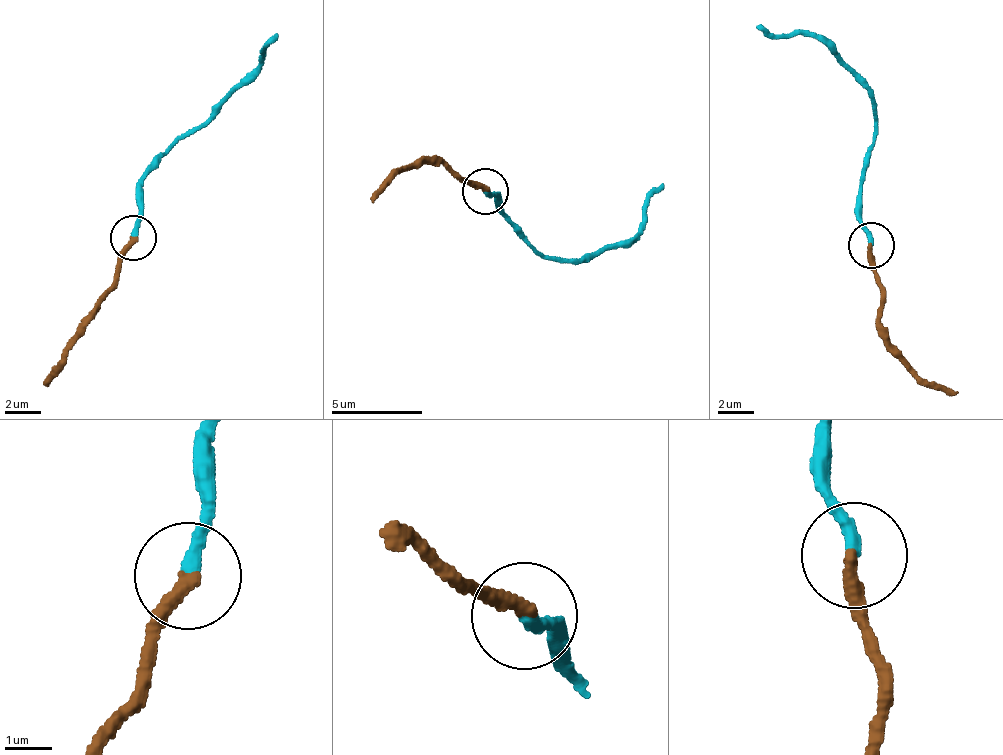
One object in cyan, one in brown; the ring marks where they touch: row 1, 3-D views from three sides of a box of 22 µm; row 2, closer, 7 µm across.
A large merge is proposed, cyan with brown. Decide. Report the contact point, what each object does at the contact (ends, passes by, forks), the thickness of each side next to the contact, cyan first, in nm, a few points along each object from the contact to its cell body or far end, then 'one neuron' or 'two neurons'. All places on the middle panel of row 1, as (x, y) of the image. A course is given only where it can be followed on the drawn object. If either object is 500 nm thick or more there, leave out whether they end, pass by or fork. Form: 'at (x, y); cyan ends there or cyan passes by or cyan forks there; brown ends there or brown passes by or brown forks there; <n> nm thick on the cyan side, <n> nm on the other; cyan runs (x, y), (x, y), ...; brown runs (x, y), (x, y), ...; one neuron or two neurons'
at (485, 191); cyan ends there; brown ends there; 280 nm thick on the cyan side, 320 nm on the other; cyan runs (486, 193), (498, 196), (516, 233), (541, 255), (566, 260), (639, 233), (647, 195), (661, 184); brown runs (486, 193), (457, 171), (431, 161), (390, 176), (371, 200); one neuron

